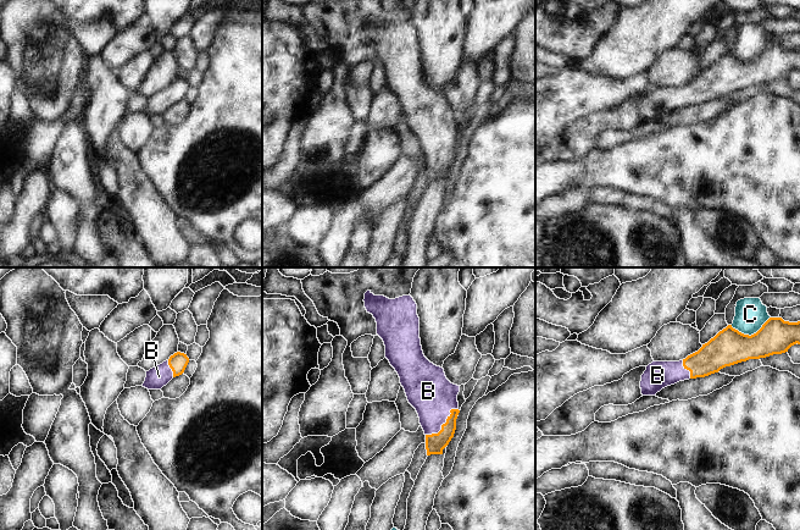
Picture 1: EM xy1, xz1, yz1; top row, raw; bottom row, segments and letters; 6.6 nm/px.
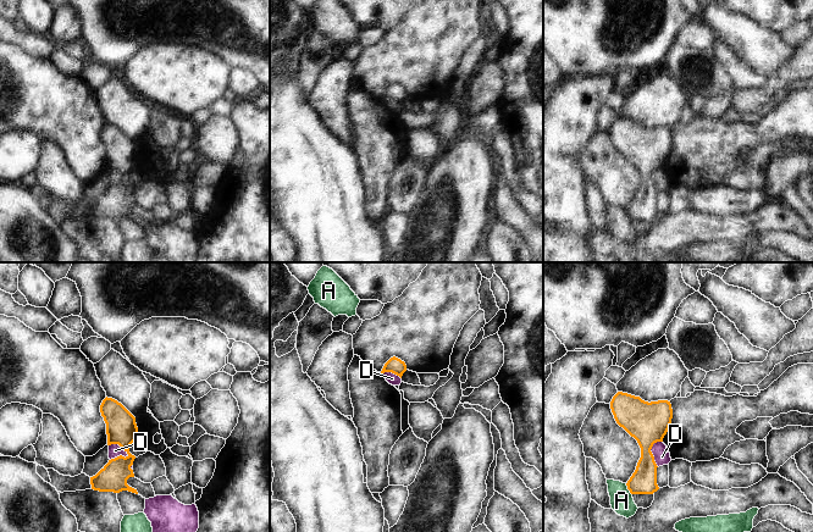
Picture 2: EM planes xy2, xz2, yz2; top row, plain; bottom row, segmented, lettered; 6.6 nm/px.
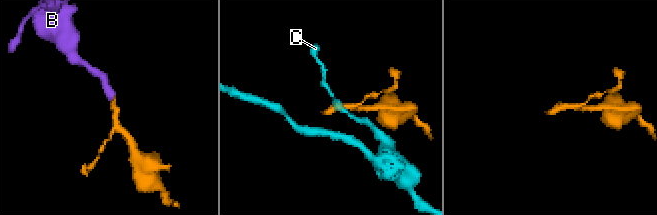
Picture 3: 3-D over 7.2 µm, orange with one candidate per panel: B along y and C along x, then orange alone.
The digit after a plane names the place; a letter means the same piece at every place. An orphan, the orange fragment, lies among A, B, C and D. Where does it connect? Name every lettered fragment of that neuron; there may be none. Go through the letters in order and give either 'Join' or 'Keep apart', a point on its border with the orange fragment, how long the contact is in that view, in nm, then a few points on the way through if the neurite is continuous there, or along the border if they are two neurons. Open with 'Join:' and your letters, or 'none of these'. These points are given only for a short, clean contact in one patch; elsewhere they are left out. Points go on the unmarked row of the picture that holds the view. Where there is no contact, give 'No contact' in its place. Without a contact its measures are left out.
Join: B
A: Keep apart. Touches orange at yz2 (628, 215). Shared border 90 nm. Boundary: yz2 (625, 210), (631, 221)
B: Join. Touches orange at xz1 (443, 150). Shared border 280 nm. Path across: xz1 (435, 169), (443, 150), (428, 117)
C: Keep apart. Touches orange at yz1 (751, 61). Shared border 280 nm
D: Keep apart. Touches orange at xy2 (119, 171). Shared border 150 nm. Boundary: xy2 (109, 171), (117, 171), (128, 182)

